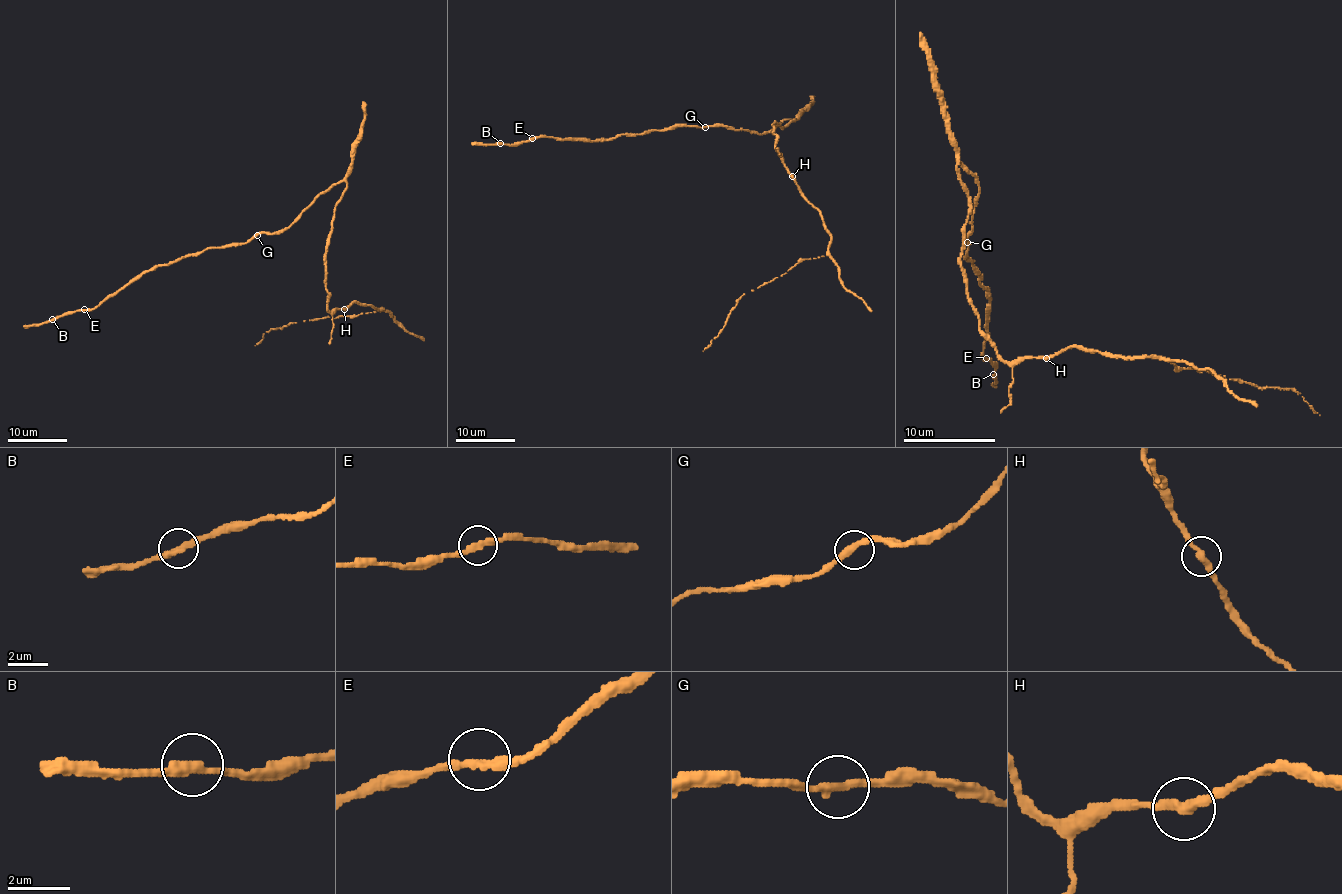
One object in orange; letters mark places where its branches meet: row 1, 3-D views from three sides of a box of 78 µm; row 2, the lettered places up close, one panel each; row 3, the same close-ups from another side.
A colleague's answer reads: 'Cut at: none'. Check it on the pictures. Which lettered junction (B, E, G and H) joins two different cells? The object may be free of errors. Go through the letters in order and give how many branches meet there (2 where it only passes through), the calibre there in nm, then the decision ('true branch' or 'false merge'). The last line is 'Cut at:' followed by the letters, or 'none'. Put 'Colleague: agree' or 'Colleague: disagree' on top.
Colleague: agree
B: 2 | 320 nm | true branch
E: 2 | 320 nm | true branch
G: 2 | 320 nm | true branch
H: 2 | 320 nm | true branch
Cut at: none

